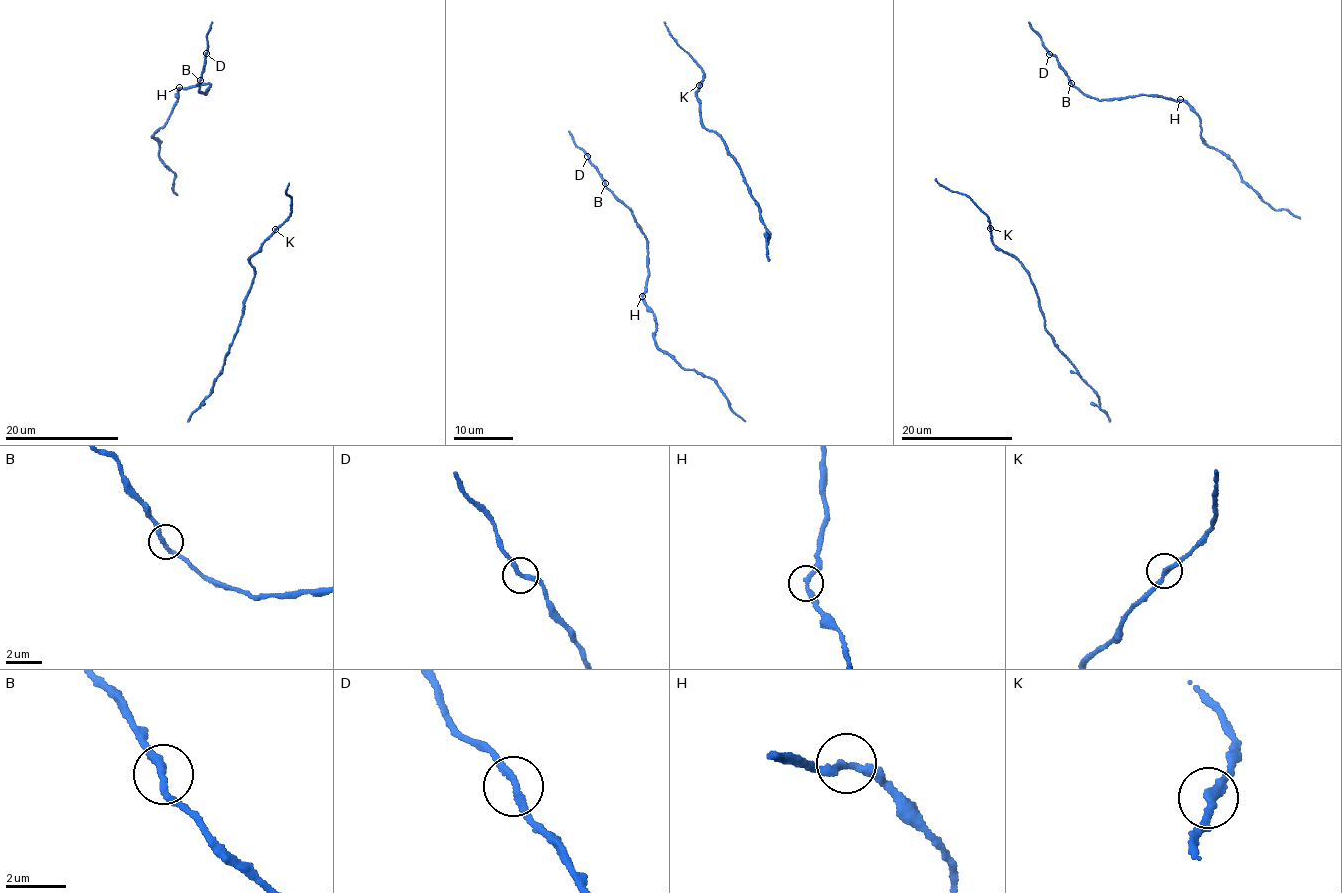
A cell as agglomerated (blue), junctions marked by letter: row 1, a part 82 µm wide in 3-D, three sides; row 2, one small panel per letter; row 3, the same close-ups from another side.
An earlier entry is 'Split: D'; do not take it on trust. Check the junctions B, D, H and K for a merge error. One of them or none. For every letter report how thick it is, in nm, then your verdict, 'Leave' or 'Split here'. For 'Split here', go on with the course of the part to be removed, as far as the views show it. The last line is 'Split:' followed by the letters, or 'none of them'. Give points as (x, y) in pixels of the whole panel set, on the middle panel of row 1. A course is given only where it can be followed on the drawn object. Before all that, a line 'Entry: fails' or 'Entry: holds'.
Entry: fails
B: Thickness 240 nm. Leave
D: Thickness 240 nm. Leave
H: Thickness 240 nm. Leave
K: Thickness 240 nm. Leave
Split: none of them

